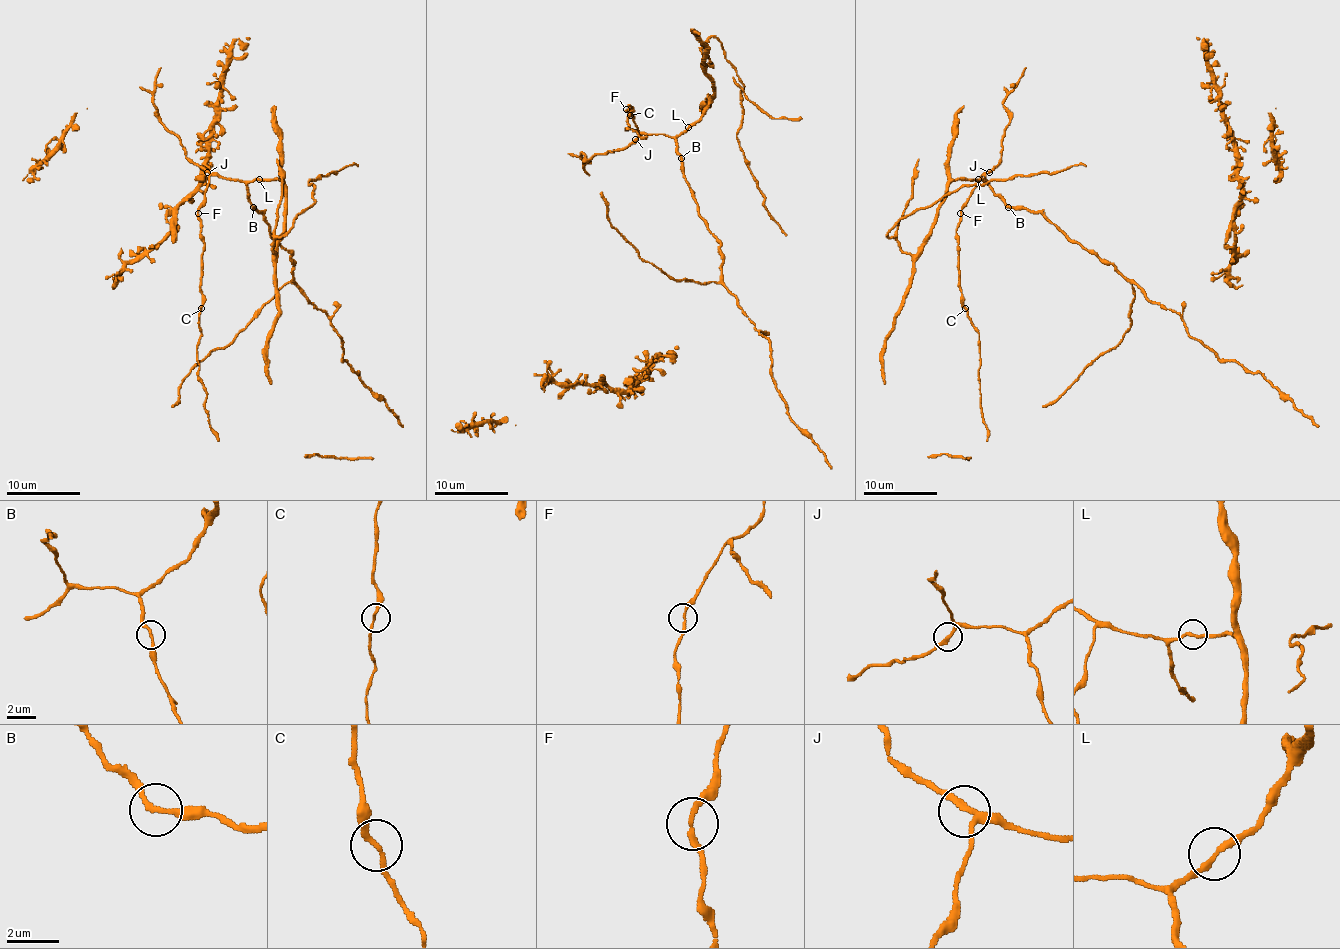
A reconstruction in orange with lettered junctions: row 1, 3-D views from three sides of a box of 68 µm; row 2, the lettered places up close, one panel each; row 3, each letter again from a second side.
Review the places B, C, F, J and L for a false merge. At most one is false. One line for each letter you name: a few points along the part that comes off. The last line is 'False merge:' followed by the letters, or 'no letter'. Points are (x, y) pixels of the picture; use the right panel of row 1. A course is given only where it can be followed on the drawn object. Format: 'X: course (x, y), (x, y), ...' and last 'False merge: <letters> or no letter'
False merge: no letter

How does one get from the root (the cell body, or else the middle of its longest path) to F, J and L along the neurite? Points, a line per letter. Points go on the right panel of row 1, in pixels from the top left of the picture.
F: (1056, 227), (1039, 213), (1024, 207), (1010, 207), (982, 176), (960, 213)
J: (1056, 227), (1039, 213), (1024, 207), (1010, 207), (984, 179), (989, 172)
L: (1056, 227), (1039, 213), (1024, 207), (1010, 207), (986, 181), (978, 179)

